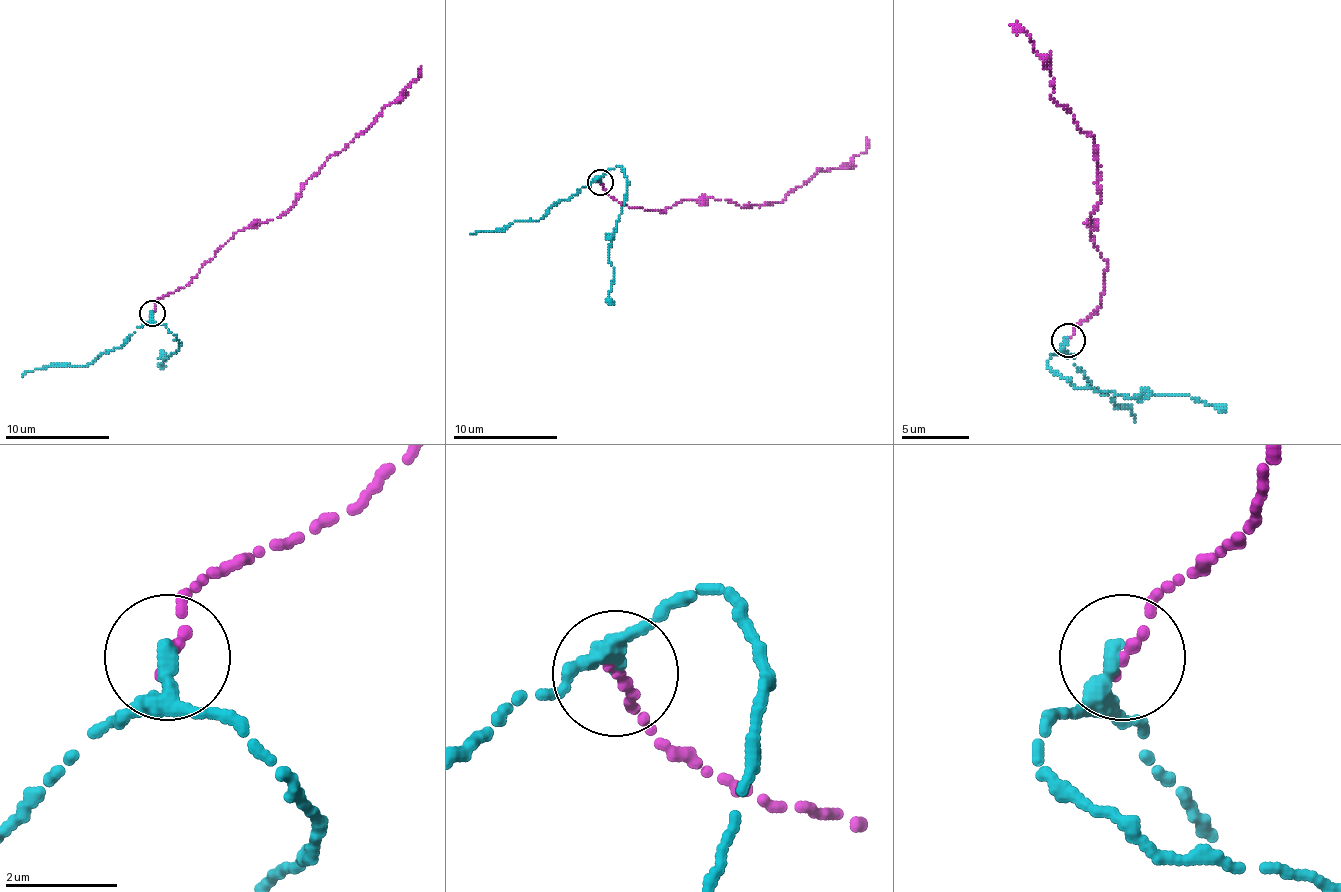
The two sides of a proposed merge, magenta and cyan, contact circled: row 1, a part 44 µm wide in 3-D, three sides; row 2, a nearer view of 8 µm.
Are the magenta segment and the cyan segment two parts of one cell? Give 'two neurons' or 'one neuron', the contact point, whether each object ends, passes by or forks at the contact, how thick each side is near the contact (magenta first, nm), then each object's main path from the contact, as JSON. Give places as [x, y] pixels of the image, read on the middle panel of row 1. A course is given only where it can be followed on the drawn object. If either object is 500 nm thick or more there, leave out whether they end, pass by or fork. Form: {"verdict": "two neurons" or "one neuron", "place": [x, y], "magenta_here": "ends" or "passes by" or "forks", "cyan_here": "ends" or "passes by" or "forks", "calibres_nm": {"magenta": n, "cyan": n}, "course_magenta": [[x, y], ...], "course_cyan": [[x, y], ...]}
{"verdict": "one neuron", "place": [600, 182], "magenta_here": "ends", "cyan_here": "passes by", "calibres_nm": {"magenta": 200, "cyan": 260}, "course_magenta": [[600, 181], [629, 207], [663, 213], [686, 200], [772, 205], [819, 168], [843, 168], [866, 150], [866, 137]], "course_cyan": [[600, 181], [619, 166], [627, 189], [608, 249], [613, 275], [608, 291], [613, 304]]}

